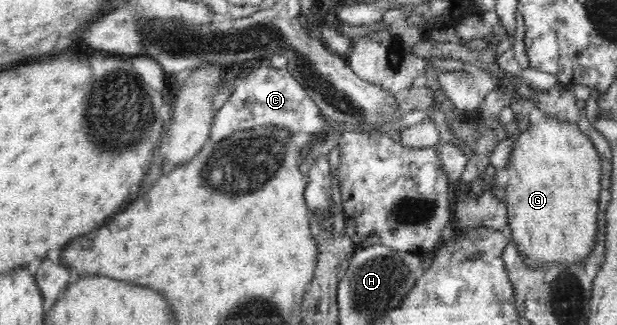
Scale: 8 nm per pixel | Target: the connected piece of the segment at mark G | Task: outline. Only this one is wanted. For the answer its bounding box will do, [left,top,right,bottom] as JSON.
[505,114,601,266]

